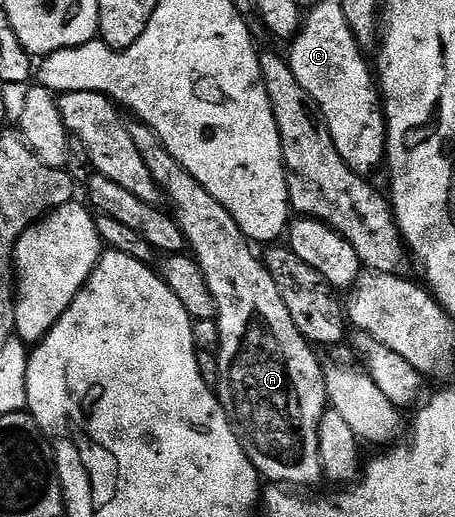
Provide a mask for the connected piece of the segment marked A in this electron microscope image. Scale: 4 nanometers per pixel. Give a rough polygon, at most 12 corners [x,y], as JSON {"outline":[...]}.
{"outline":[[132,141],[212,293],[216,394],[263,480],[323,482],[326,377],[251,240]]}

